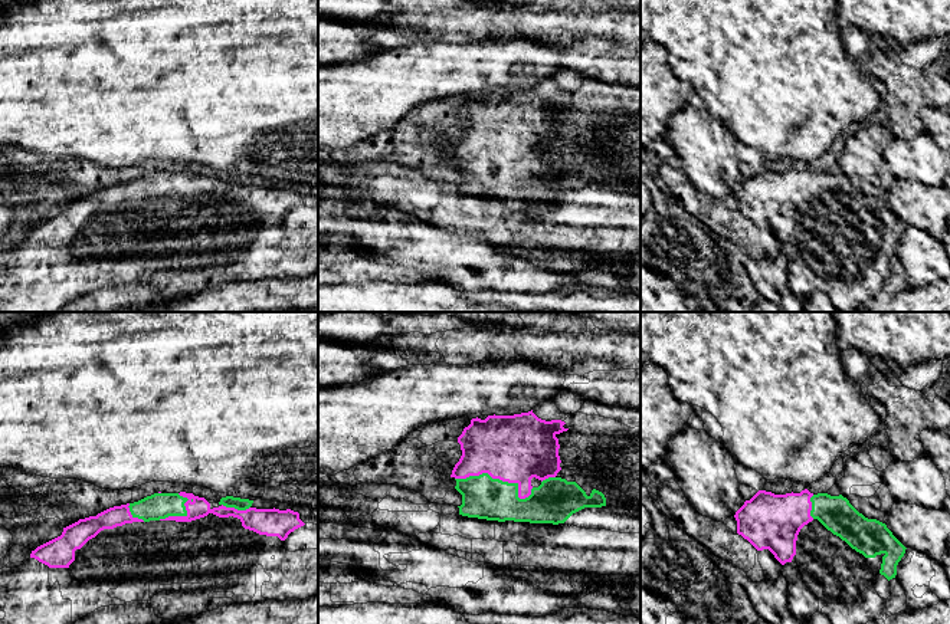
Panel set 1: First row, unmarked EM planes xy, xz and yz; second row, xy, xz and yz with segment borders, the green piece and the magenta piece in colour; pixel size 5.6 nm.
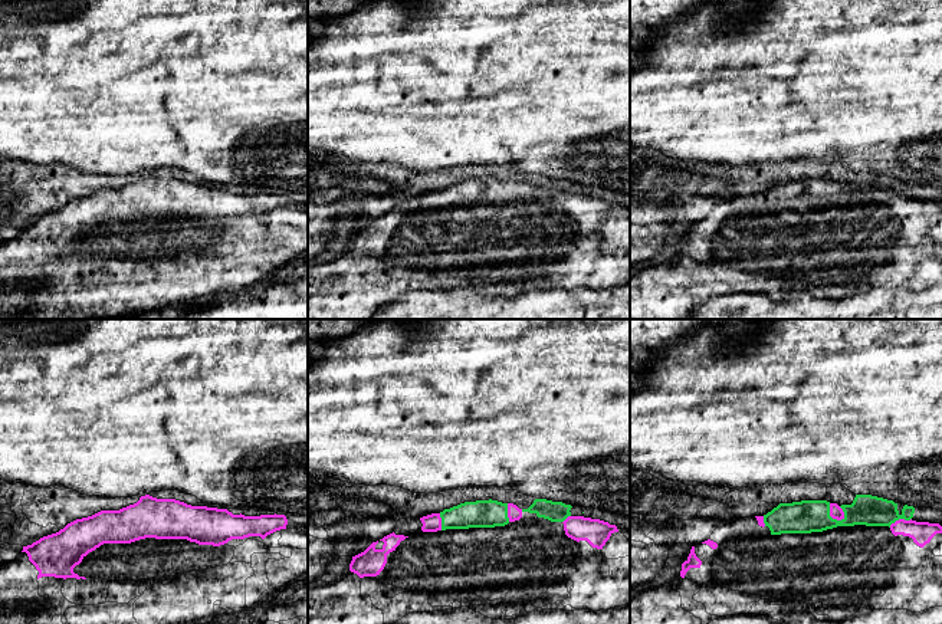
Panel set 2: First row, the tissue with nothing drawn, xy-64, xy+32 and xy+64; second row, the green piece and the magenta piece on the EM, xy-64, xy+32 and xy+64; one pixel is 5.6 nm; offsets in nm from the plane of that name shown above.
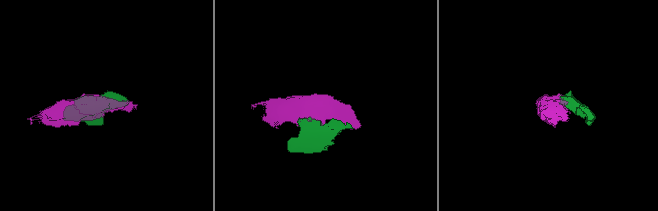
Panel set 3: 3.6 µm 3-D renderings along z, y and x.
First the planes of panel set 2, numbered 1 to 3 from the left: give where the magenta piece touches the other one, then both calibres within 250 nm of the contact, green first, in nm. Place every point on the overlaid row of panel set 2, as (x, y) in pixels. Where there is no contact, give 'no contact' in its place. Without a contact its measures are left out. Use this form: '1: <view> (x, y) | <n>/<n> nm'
1: no contact
2: xy+32 (506, 512) | 160/80 nm
3: xy+64 (830, 516) | 190/80 nm

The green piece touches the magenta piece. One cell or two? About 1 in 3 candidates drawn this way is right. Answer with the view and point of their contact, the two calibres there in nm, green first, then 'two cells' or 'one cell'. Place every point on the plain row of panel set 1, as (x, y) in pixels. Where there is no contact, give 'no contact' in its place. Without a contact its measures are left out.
xz (501, 158) | 240/380 nm | one cell

